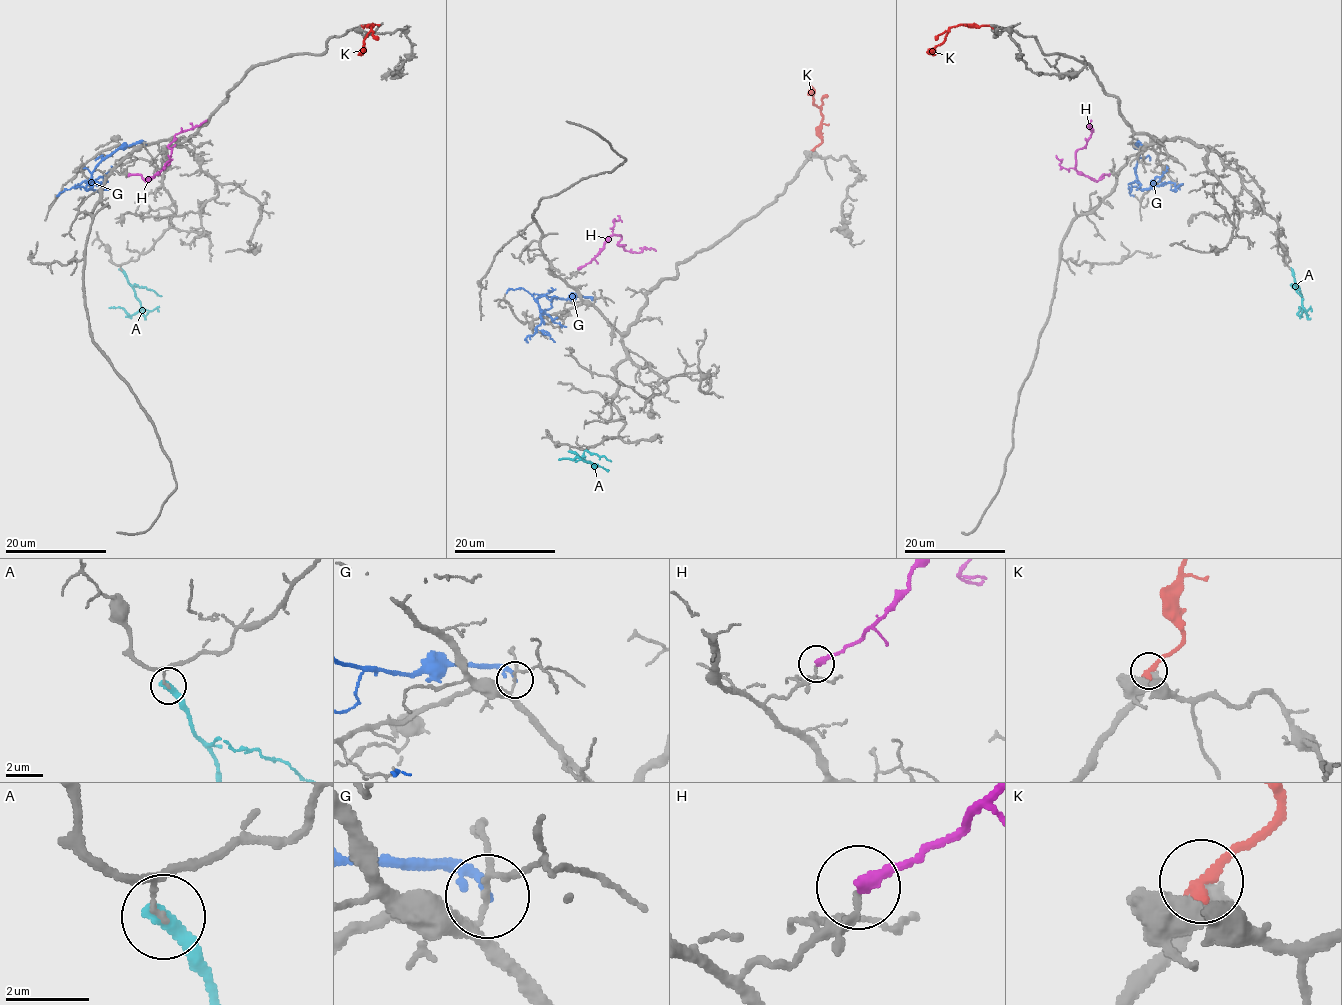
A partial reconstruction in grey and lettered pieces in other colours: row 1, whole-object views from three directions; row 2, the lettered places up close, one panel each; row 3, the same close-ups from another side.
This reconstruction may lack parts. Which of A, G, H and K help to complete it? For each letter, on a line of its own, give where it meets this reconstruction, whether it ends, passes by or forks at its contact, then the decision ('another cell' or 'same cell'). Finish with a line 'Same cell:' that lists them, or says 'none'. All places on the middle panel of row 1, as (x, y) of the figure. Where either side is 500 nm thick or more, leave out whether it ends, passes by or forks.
A: contact (570, 450); it ends; another cell
G: contact (594, 301); it ends; another cell
H: contact (578, 268); it ends; same cell
K: contact (812, 150); another cell
Same cell: H

